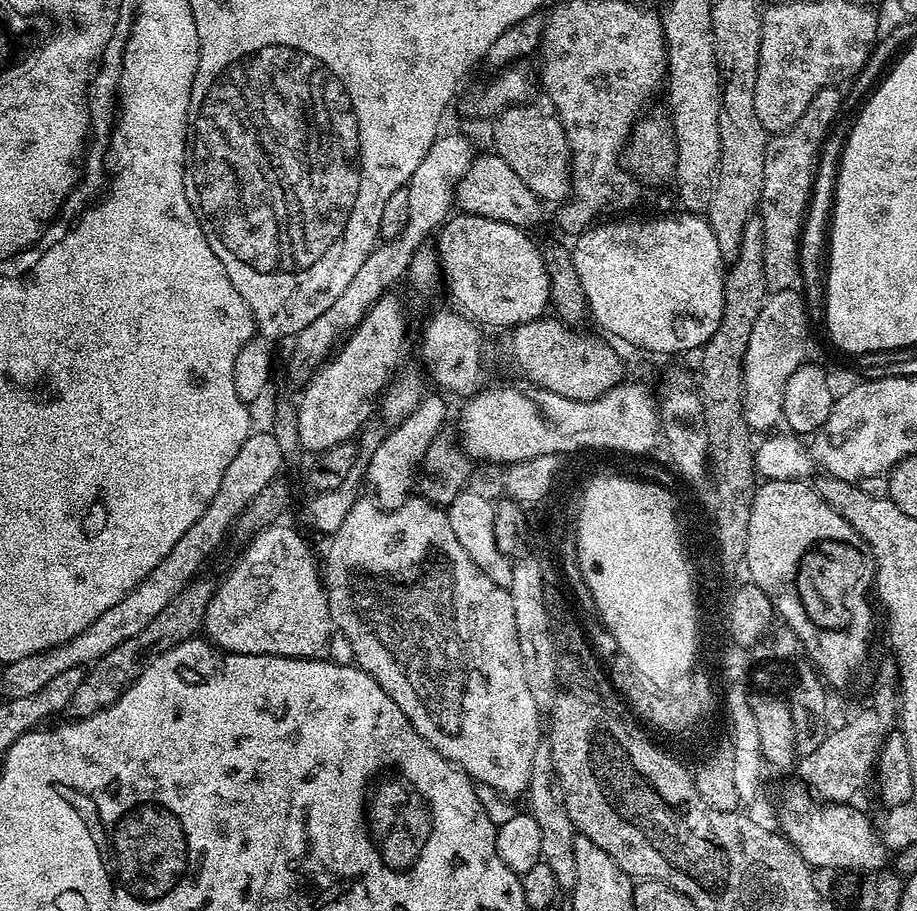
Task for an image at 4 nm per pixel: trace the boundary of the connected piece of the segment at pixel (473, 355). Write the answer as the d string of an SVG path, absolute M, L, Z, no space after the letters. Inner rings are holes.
M436 312L429 318L424 328L424 348L428 352L436 352L436 380L445 388L443 391L469 398L486 384L484 379L488 372L484 369L484 340L480 337L480 328L467 315L456 312Z

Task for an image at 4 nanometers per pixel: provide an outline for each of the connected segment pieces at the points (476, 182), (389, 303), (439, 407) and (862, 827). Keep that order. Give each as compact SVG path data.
M495 154L477 155L473 159L464 179L456 184L454 200L461 213L496 219L523 230L532 230L544 216L543 210L540 209L540 197L535 196L526 186L526 182L522 182L522 178L518 178L518 174L514 174L510 166L506 166L504 159Z
M388 299L376 301L376 305L365 314L359 326L348 333L343 343L303 385L304 401L299 401L297 418L298 433L305 453L323 454L330 446L349 443L374 416L374 405L393 379L392 371L400 364L400 358L404 354L404 339L408 336L408 320L404 317L403 306L396 300Z
M424 394L417 408L389 433L378 446L378 450L374 451L374 456L367 462L366 484L368 488L376 488L374 496L377 501L403 502L409 499L411 492L408 491L412 486L414 488L414 481L417 479L418 469L424 462L427 448L445 427L444 419L448 416L448 404L443 400L445 397L440 396Z
M803 787L792 788L789 800L780 804L779 831L809 866L829 870L832 866L862 866L877 869L884 860L884 843L877 825L870 824L851 803L817 802Z

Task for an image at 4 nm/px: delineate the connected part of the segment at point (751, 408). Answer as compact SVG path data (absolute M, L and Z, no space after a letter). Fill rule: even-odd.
M786 288L765 297L758 320L750 332L749 345L743 355L743 378L740 386L741 412L751 431L766 430L783 419L786 382L794 370L805 363L806 338L810 321L803 295Z

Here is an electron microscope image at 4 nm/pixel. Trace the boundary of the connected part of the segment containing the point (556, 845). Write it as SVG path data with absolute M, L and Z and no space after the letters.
M546 742L534 750L534 766L530 766L530 782L526 793L527 811L538 822L538 830L542 833L542 854L540 859L554 874L561 890L571 890L578 878L576 859L574 859L574 838L577 830L574 822L570 822L570 814L566 814L564 796L560 793L560 785L556 782L556 767L552 757L552 747Z

